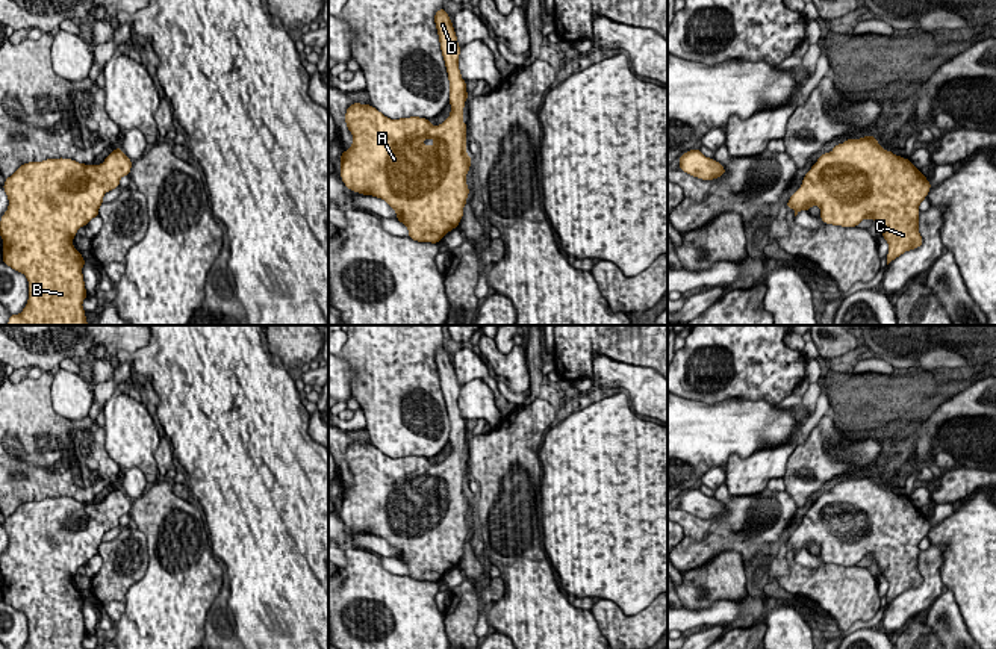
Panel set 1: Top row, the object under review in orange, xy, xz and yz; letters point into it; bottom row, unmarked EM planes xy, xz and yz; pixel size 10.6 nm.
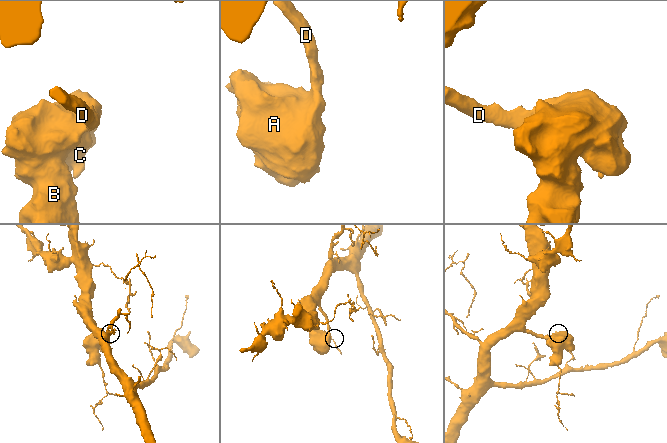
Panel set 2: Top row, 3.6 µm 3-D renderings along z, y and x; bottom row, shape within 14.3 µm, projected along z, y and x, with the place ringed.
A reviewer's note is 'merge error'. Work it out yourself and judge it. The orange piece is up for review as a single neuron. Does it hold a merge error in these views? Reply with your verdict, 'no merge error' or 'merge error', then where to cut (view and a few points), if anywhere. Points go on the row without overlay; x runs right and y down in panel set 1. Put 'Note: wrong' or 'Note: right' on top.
Note: wrong
no merge error | no cut

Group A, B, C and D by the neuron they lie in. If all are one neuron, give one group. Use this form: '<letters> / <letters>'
A B C D

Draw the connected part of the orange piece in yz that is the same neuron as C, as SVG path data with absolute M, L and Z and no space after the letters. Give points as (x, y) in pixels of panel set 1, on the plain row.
M867 474L846 478L831 492L822 493L787 540L787 548L793 548L796 555L802 548L808 551L811 545L819 545L825 563L842 566L857 566L864 557L873 558L889 581L886 595L889 604L905 590L923 582L919 573L919 545L929 528L931 522L910 498L884 489L872 474Z

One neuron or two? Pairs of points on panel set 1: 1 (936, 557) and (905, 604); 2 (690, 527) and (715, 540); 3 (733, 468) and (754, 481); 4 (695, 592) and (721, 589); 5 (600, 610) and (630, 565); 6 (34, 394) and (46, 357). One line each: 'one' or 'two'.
1: one
2: one
3: one
4: one
5: two
6: two

